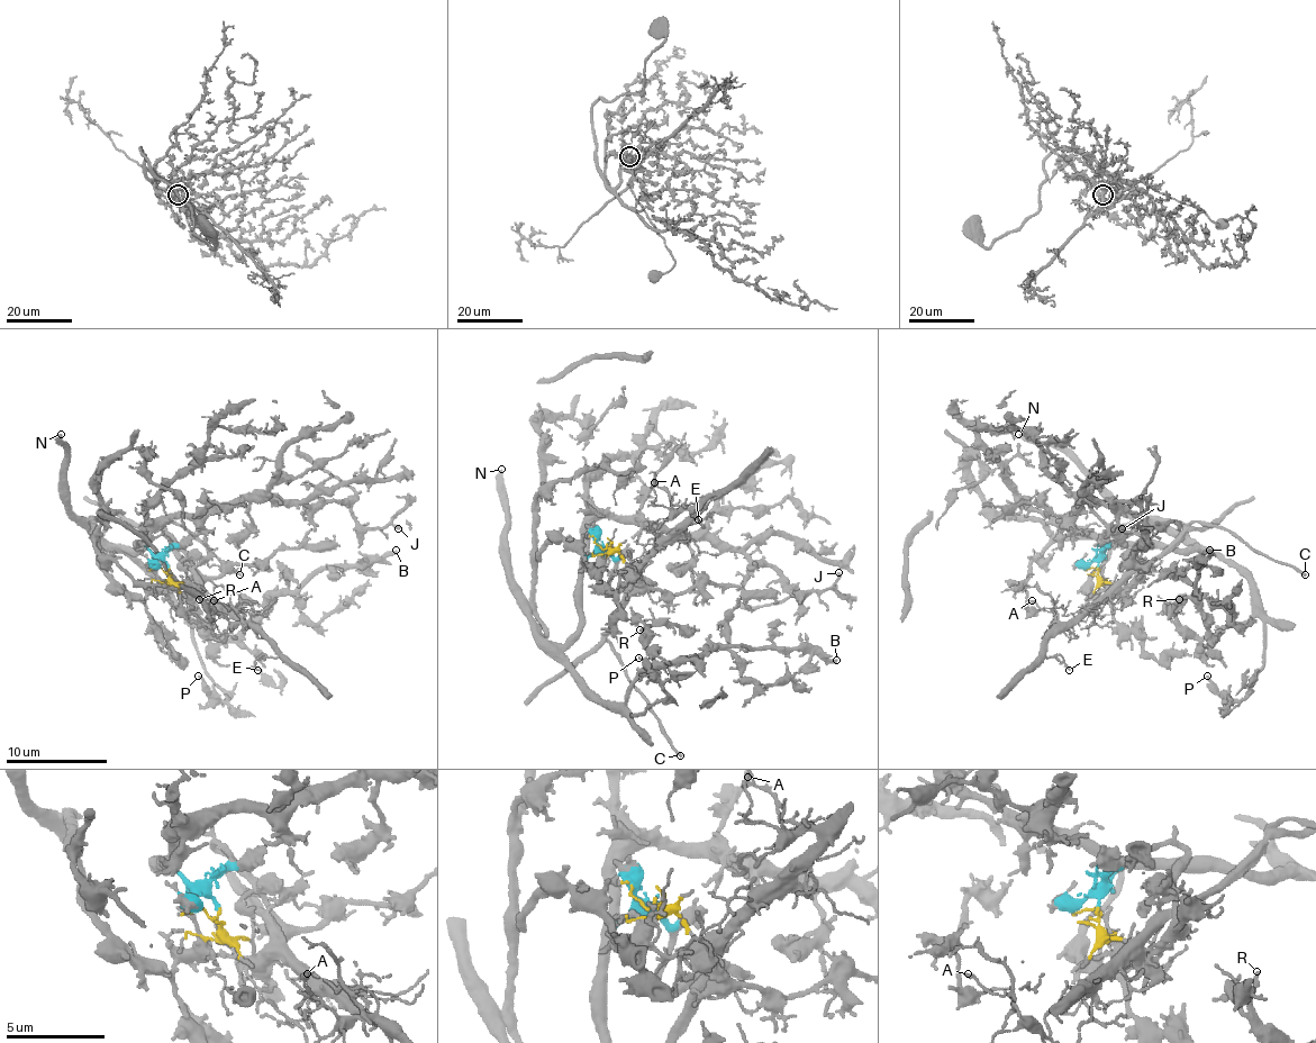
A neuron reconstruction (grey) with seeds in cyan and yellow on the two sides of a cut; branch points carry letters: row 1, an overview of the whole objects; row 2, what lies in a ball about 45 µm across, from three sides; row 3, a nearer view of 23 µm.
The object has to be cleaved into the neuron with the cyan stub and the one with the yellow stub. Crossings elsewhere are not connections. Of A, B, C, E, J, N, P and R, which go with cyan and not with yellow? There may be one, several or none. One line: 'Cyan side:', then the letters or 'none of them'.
Cyan side: B, J, N, P, R

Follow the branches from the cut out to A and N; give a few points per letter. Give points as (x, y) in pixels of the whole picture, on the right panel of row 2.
A: (1099, 567), (1101, 582), (1114, 587), (1091, 607), (1081, 610), (1071, 633), (1031, 600)
N: (1099, 567), (1109, 547), (1189, 550), (1195, 544), (1122, 509), (1059, 449), (1031, 444), (1018, 434)

